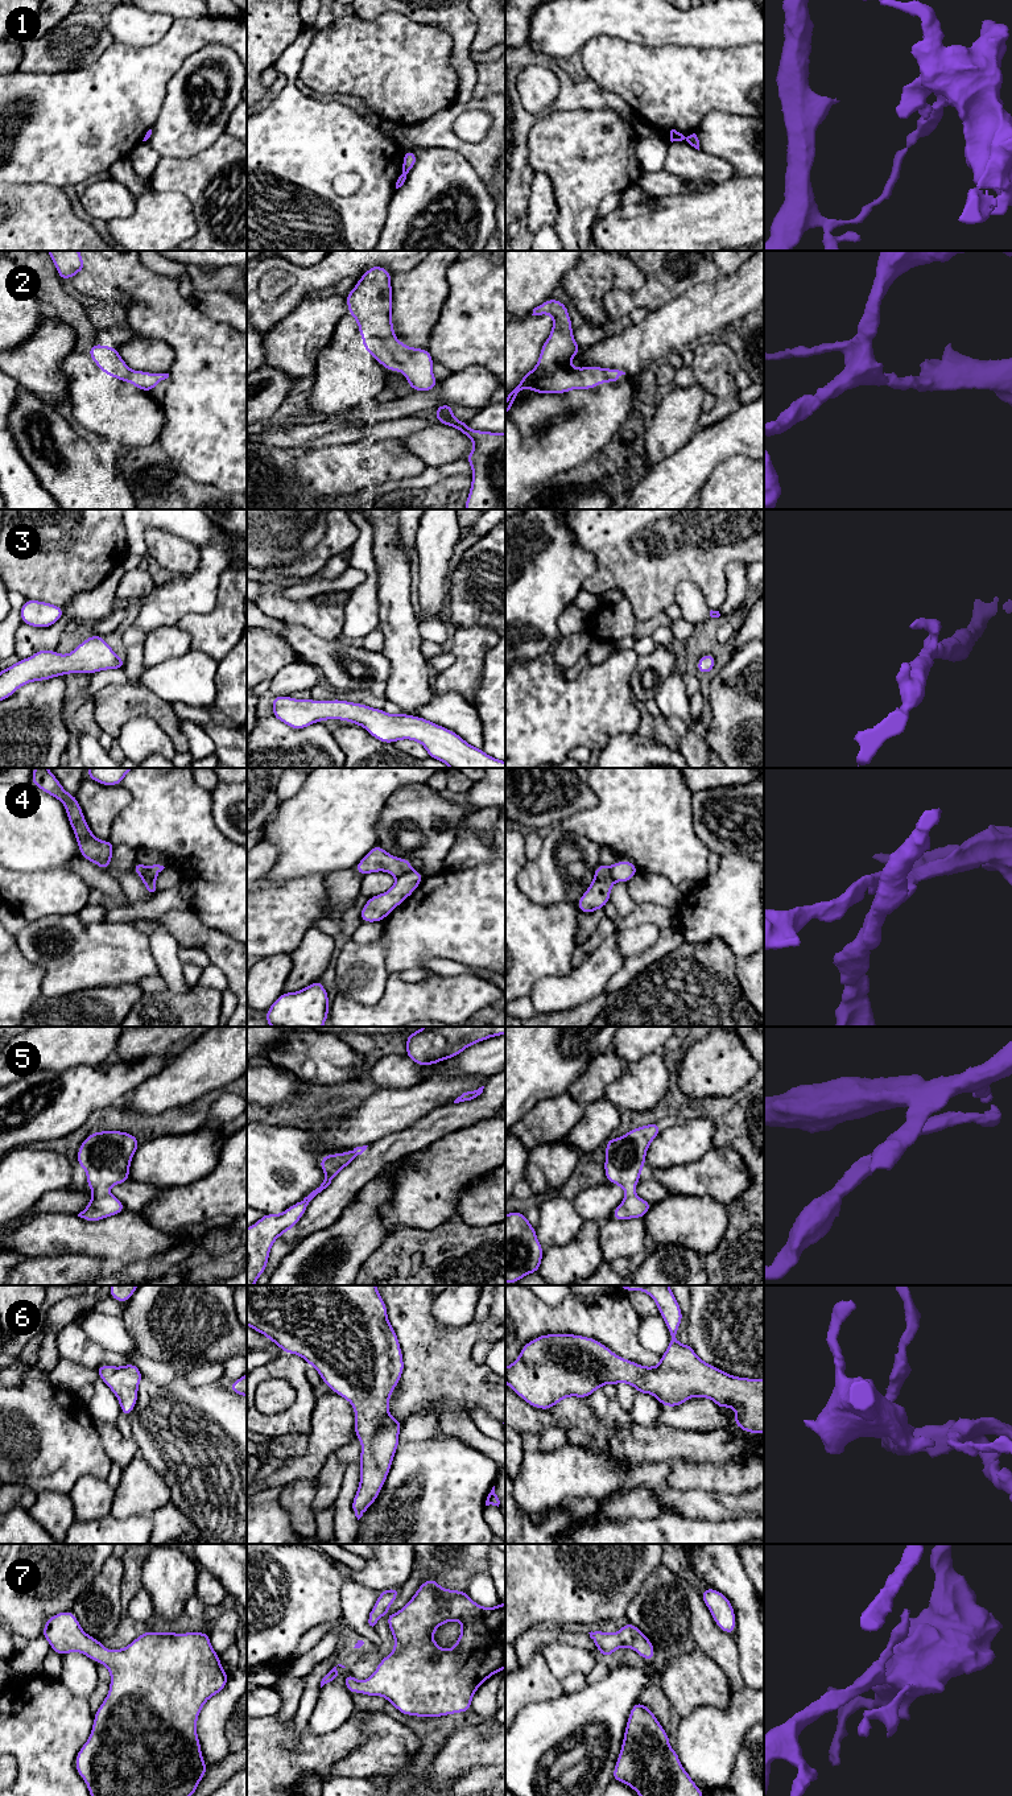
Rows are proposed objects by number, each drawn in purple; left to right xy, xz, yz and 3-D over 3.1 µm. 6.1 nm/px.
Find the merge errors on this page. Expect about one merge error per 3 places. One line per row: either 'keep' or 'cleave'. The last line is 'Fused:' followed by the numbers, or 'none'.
1: cleave
2: keep
3: keep
4: cleave
5: keep
6: keep
7: keep
Fused: 1, 4

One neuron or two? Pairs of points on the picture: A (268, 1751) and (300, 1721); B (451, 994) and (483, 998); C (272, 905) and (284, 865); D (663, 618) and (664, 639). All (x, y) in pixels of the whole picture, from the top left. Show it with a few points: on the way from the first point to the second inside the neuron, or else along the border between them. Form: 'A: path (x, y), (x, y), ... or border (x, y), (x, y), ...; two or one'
A: border (293, 1718), (298, 1741); two
B: path (459, 994), (475, 994); one
C: border (308, 876), (281, 883), (267, 883), (261, 879); two
D: border (669, 626), (659, 626), (649, 635); two

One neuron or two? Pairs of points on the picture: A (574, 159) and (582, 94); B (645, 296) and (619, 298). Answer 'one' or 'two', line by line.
A: two
B: one

